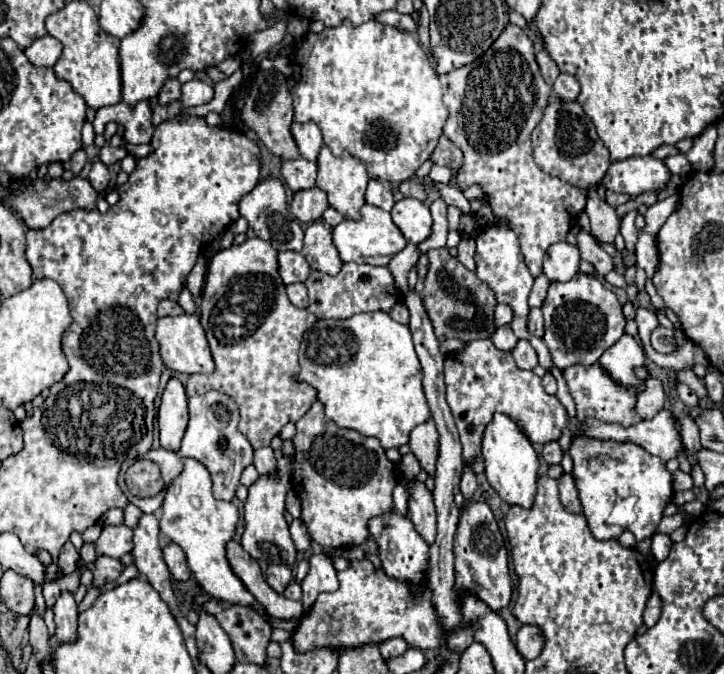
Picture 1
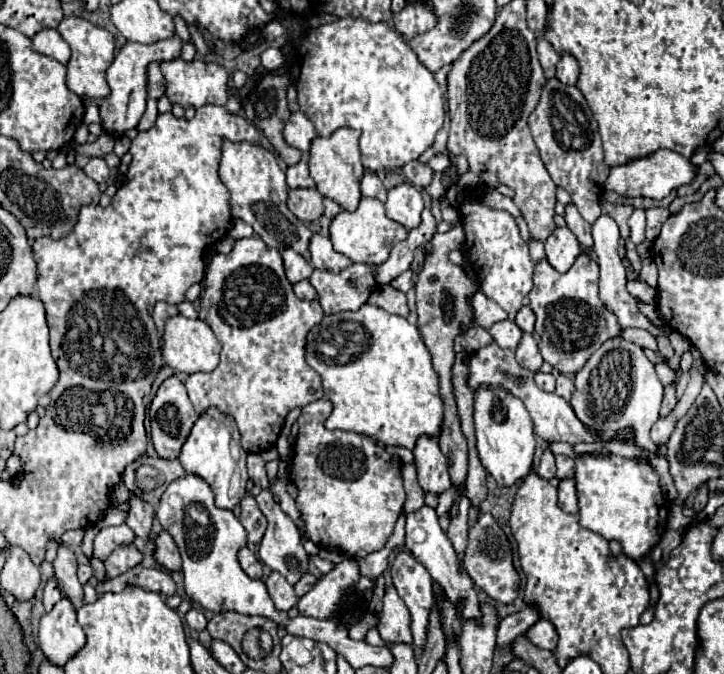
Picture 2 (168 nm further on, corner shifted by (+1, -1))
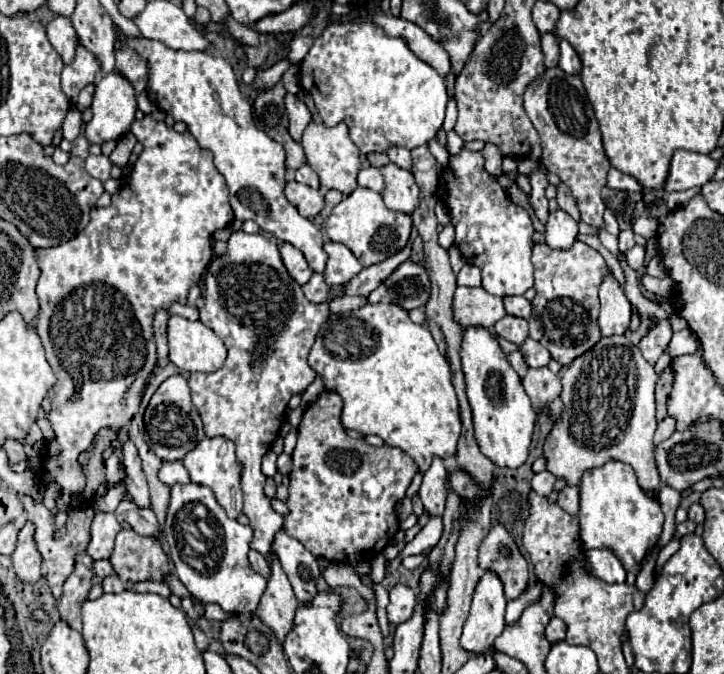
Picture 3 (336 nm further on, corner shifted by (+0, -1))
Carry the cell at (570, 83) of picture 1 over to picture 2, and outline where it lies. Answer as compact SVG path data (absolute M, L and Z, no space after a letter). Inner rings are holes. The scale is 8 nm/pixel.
M561 53L561 59L557 63L557 79L565 85L575 85L577 77L579 77L579 65L575 57L571 57L569 53Z

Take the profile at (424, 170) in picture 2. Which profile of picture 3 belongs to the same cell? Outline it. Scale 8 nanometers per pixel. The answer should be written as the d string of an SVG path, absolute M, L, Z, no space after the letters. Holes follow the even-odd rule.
M392 147L392 149L388 149L388 157L390 157L390 161L392 161L394 165L398 165L398 167L402 167L402 169L406 169L406 171L412 169L412 155L410 155L408 149Z

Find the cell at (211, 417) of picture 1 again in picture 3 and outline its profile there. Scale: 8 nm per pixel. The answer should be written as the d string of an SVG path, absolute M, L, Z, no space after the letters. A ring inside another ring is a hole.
M204 437L186 457L184 467L190 473L190 479L198 485L206 485L214 491L216 501L226 509L230 519L236 519L242 513L242 463L236 459L236 445L226 437Z

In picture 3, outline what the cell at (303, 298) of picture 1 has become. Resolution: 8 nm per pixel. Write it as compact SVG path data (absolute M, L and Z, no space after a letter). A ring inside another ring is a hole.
M314 273L312 279L302 285L302 291L306 295L308 301L312 303L324 303L326 301L326 295L328 295L328 285L324 283L324 277L320 273Z

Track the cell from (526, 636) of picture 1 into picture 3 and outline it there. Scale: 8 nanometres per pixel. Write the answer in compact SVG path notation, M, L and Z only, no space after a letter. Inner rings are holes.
M552 617L550 619L550 623L548 623L548 627L546 627L546 639L550 641L550 643L558 643L558 641L564 641L564 635L566 635L566 625L564 625L564 621L562 619L558 619L558 617Z

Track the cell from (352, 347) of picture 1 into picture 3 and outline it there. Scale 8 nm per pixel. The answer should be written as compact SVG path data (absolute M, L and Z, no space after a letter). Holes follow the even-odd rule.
M382 301L376 305L366 303L364 307L356 311L348 311L344 315L330 315L326 323L326 331L316 339L310 351L308 365L324 379L324 387L328 391L334 391L342 397L344 405L342 405L340 421L346 429L358 431L364 435L382 437L386 445L406 451L416 461L420 471L426 471L430 467L430 461L434 455L442 459L452 459L456 455L456 443L460 437L462 423L460 423L458 399L452 387L450 365L440 355L428 327L412 323L408 313L400 305L394 305L388 301ZM338 321L344 321L344 323L340 325ZM336 327L340 331L336 331ZM330 339L332 343L336 341L342 347L340 353L332 353L332 343L328 343ZM328 367L332 367L332 375L328 373L326 377Z

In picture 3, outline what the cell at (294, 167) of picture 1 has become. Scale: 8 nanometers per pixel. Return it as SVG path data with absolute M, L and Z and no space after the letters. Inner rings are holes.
M302 165L300 169L296 169L296 171L294 171L294 179L296 179L298 183L310 185L312 189L318 189L318 187L320 187L318 177L316 177L316 173L314 173L314 169L312 169L310 165Z

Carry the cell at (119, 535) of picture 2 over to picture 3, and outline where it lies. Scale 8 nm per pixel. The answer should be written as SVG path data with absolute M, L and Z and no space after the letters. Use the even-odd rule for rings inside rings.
M98 513L90 527L90 543L86 553L92 559L110 559L114 549L114 539L120 533L122 525L116 521L114 513Z

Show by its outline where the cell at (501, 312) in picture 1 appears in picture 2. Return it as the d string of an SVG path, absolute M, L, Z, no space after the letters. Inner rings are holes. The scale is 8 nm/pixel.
M475 291L473 297L469 297L467 301L473 307L475 325L479 325L483 329L489 329L493 323L507 319L507 313L499 305L495 305L495 301L487 299L481 291Z

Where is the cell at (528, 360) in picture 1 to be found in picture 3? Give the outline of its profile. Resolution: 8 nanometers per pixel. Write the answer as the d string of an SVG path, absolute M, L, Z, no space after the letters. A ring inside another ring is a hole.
M528 337L528 339L524 341L524 345L520 347L520 353L522 353L524 361L526 361L530 367L546 367L548 361L552 359L550 353L548 353L548 349L544 349L538 341L534 341L534 339L530 339L530 337Z

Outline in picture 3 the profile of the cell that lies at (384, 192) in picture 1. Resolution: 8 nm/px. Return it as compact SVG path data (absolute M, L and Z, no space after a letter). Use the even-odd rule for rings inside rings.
M366 167L358 173L358 185L366 187L366 189L372 189L376 193L382 193L384 191L384 177L382 177L380 169Z

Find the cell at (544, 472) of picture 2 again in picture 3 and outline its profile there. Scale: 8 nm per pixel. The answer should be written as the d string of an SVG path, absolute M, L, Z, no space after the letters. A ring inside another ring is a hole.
M544 469L544 471L540 471L540 473L534 475L534 479L532 479L532 489L534 489L538 495L548 497L548 495L552 493L554 483L556 483L556 477L554 477L550 471Z

